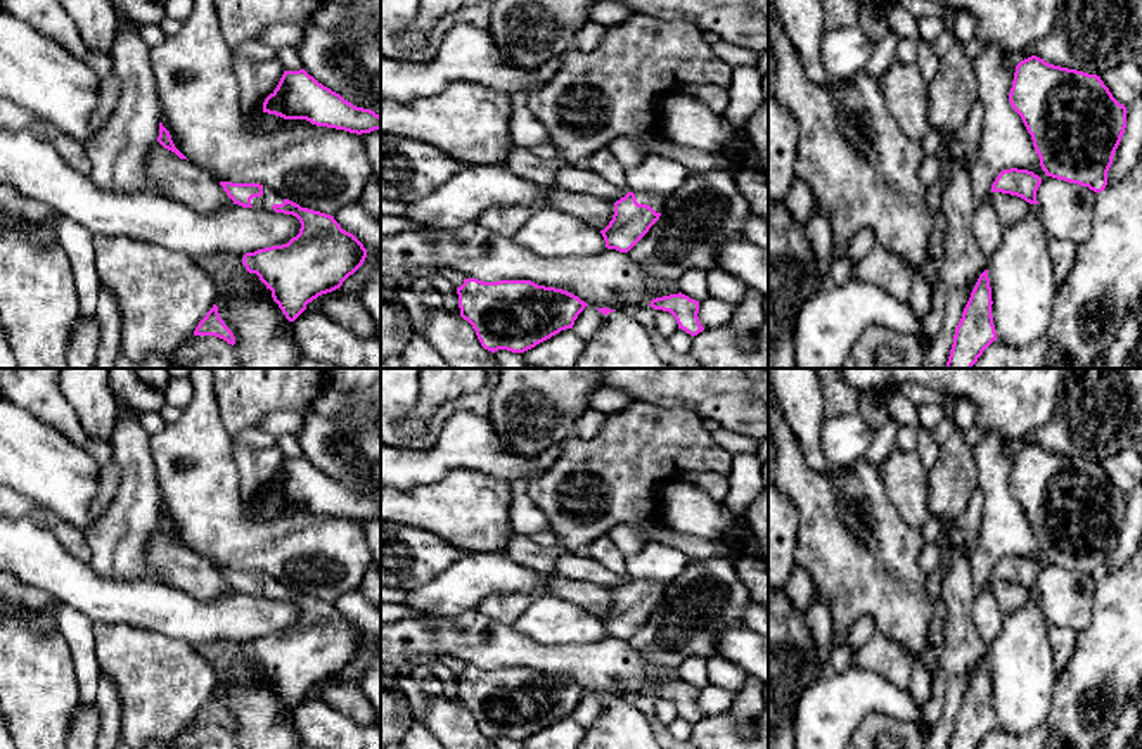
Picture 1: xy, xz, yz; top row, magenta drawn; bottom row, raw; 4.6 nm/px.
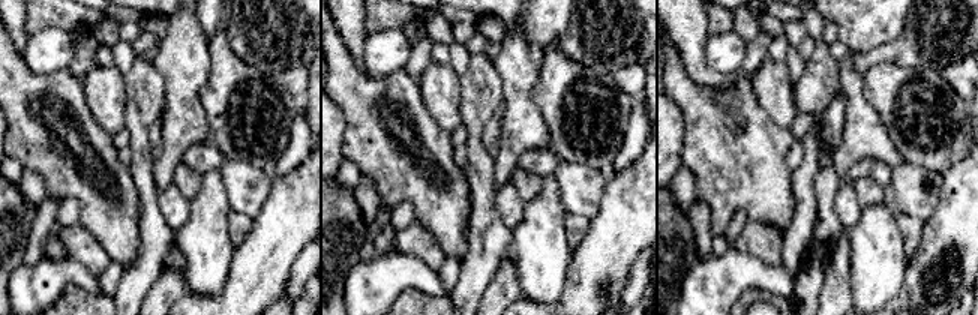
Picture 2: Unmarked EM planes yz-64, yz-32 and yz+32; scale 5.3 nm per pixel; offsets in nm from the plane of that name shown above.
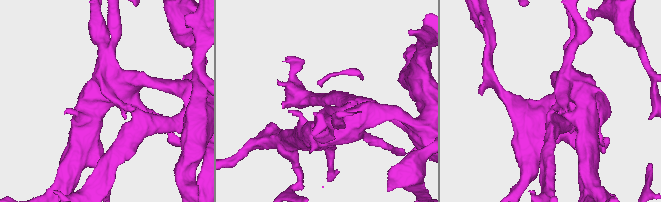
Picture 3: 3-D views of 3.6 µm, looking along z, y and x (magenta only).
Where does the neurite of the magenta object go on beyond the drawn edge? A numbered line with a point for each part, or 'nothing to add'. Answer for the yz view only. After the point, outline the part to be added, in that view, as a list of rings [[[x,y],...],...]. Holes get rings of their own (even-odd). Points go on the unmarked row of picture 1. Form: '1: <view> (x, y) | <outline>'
nothing to add

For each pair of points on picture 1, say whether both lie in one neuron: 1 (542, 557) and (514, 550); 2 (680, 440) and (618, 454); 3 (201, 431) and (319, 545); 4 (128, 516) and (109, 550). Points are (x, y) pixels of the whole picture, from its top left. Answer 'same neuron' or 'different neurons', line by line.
1: same neuron
2: same neuron
3: same neuron
4: same neuron

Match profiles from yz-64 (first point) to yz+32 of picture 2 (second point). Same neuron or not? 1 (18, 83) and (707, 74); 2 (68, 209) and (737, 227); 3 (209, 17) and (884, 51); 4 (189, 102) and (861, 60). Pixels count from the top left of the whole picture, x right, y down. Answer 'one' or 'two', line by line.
1: two
2: one
3: two
4: two

